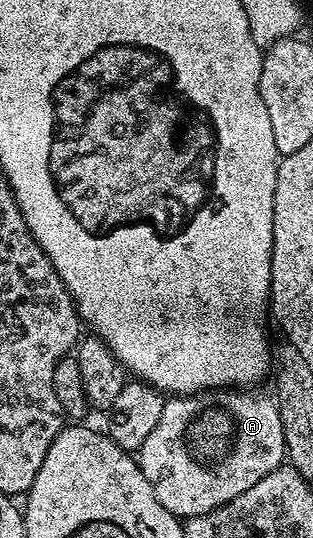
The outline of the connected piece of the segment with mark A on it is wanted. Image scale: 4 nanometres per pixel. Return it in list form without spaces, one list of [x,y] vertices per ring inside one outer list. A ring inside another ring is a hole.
[[[208,389],[194,395],[171,397],[161,409],[157,429],[149,433],[145,445],[137,452],[137,462],[145,473],[145,481],[153,485],[153,493],[169,513],[189,520],[233,501],[245,489],[253,489],[261,477],[273,473],[285,463],[285,437],[281,429],[279,408],[274,398],[254,395],[251,389]]]

